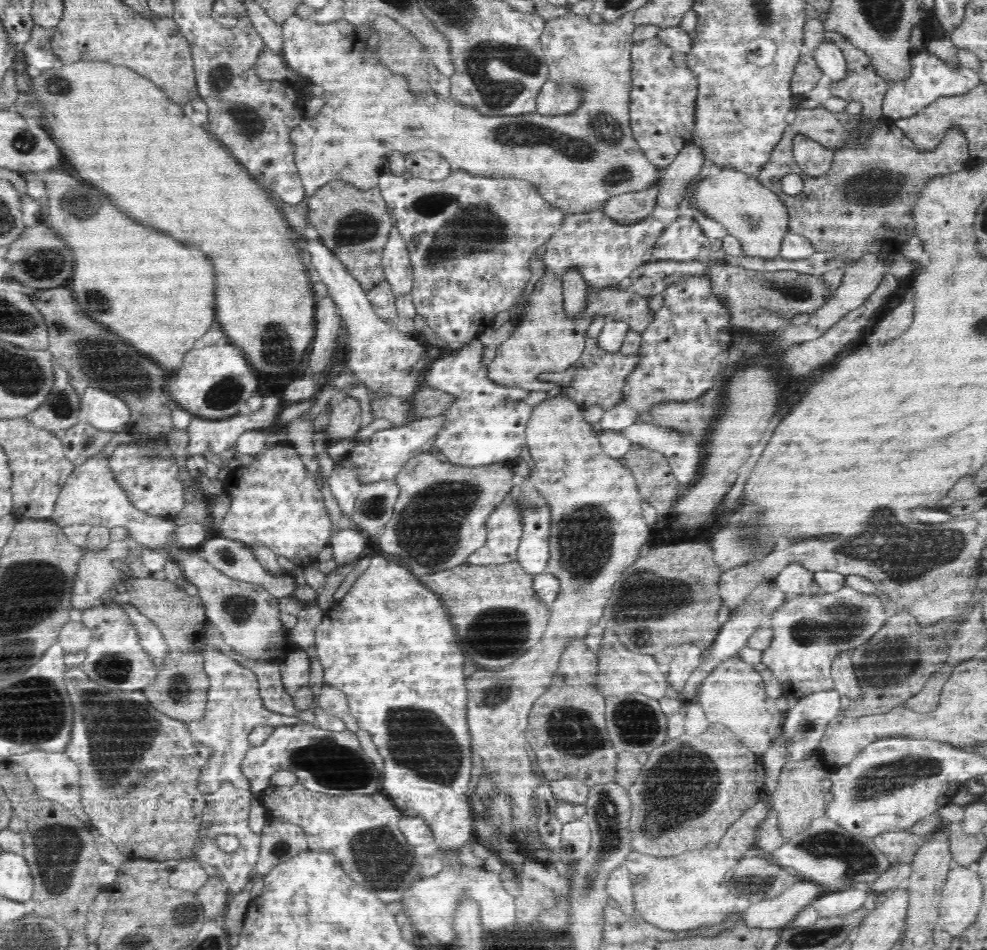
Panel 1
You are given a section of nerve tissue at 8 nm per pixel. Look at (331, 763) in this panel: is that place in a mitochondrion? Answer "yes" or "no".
yes

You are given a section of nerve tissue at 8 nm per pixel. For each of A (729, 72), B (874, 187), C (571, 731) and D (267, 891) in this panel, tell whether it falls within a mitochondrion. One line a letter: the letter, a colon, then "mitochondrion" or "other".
A: other
B: mitochondrion
C: mitochondrion
D: other

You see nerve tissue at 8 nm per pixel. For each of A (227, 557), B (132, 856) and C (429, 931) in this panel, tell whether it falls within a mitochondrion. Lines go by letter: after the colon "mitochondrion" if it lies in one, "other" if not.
A: mitochondrion
B: other
C: other

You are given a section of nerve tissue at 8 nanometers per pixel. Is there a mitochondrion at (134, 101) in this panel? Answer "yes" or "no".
no

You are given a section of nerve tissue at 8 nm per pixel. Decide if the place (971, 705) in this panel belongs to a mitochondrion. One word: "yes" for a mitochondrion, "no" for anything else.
no

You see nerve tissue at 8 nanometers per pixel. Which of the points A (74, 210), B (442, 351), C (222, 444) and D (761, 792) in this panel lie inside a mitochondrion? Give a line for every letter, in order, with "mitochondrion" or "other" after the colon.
A: mitochondrion
B: other
C: other
D: other

